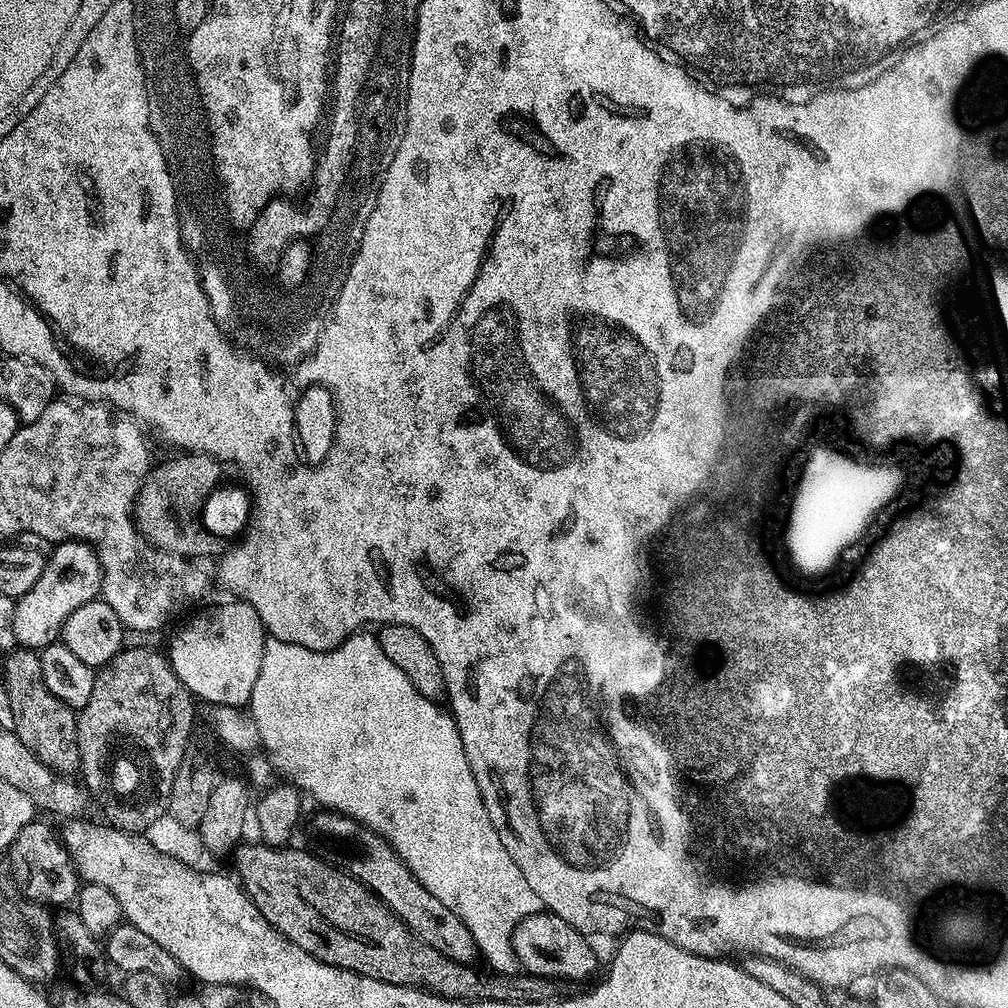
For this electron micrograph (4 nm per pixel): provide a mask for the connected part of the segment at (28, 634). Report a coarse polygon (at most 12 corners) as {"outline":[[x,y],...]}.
{"outline":[[69,538],[16,600],[10,632],[57,643],[66,618],[102,592],[93,545]]}

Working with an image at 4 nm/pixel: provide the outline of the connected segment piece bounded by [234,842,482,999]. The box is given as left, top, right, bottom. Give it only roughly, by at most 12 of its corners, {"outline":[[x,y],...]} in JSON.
{"outline":[[300,848],[234,855],[268,922],[324,964],[452,999],[469,967]]}

